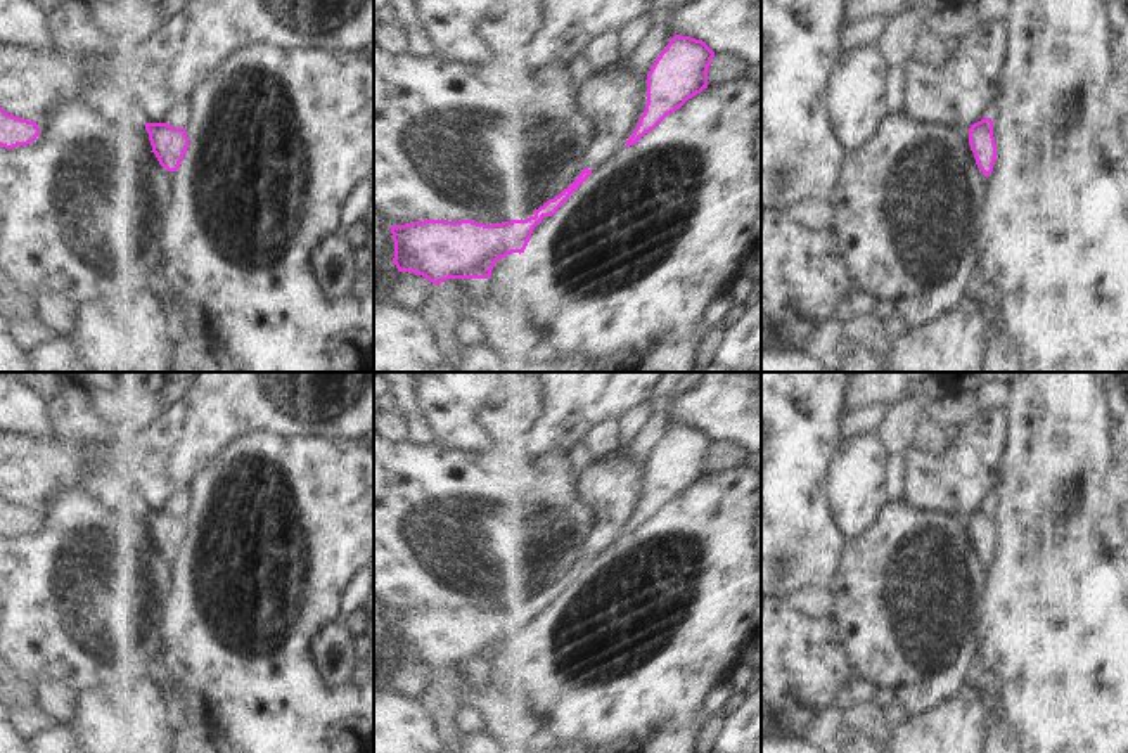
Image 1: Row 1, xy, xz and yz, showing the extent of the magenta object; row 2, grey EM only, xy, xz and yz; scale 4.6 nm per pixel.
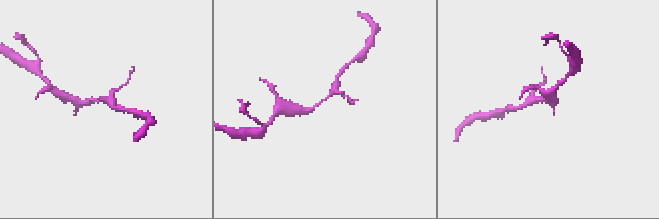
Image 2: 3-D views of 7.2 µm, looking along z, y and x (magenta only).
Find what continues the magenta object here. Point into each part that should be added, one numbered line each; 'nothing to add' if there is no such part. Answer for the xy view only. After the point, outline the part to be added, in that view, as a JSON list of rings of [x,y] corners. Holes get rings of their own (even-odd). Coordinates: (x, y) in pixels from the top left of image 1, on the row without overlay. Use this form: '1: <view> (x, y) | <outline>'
nothing to add

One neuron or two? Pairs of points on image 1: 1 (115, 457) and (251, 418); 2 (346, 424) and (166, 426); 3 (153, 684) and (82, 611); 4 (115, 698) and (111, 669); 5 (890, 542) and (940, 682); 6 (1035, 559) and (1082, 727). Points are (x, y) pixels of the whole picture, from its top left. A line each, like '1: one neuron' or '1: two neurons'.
1: one neuron
2: one neuron
3: two neurons
4: two neurons
5: one neuron
6: one neuron

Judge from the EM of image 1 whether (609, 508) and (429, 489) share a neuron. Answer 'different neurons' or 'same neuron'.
different neurons

